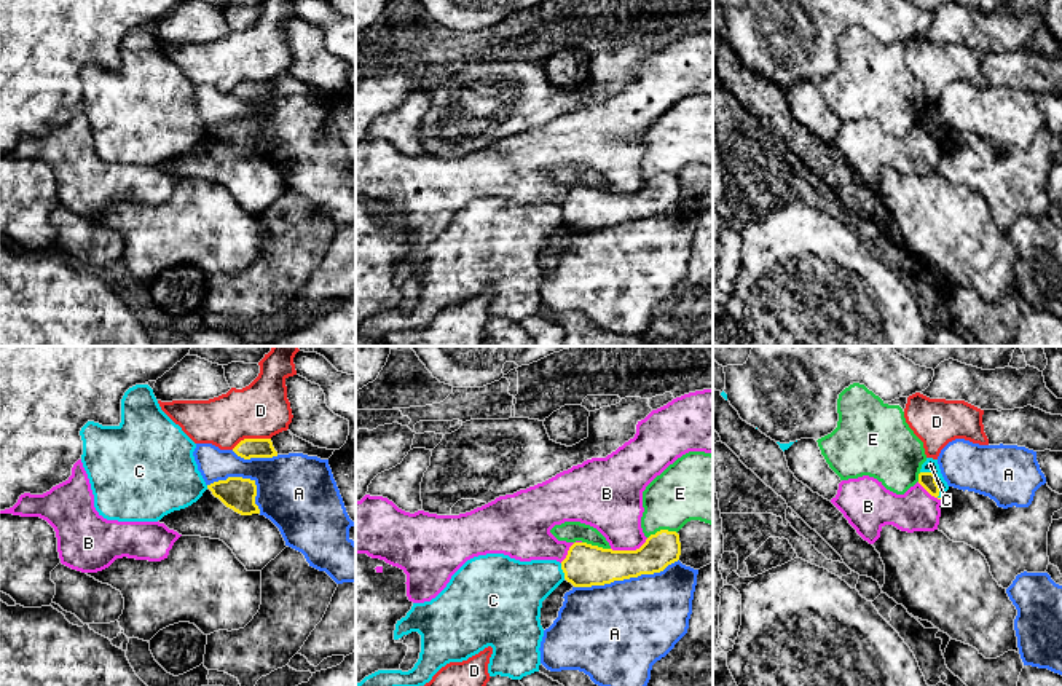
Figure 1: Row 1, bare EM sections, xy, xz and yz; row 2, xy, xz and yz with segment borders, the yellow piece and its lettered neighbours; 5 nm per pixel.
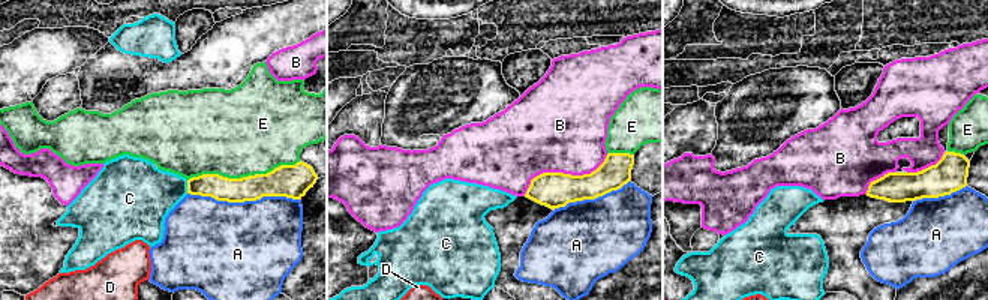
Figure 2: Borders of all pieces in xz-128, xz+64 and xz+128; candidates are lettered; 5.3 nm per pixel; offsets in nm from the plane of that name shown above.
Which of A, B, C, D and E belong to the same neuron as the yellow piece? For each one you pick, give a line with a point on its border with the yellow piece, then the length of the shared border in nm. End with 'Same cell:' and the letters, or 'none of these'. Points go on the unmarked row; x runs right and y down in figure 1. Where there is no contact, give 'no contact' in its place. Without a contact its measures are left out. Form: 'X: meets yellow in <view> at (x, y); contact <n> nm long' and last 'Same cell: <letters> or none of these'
Same cell: none of these

